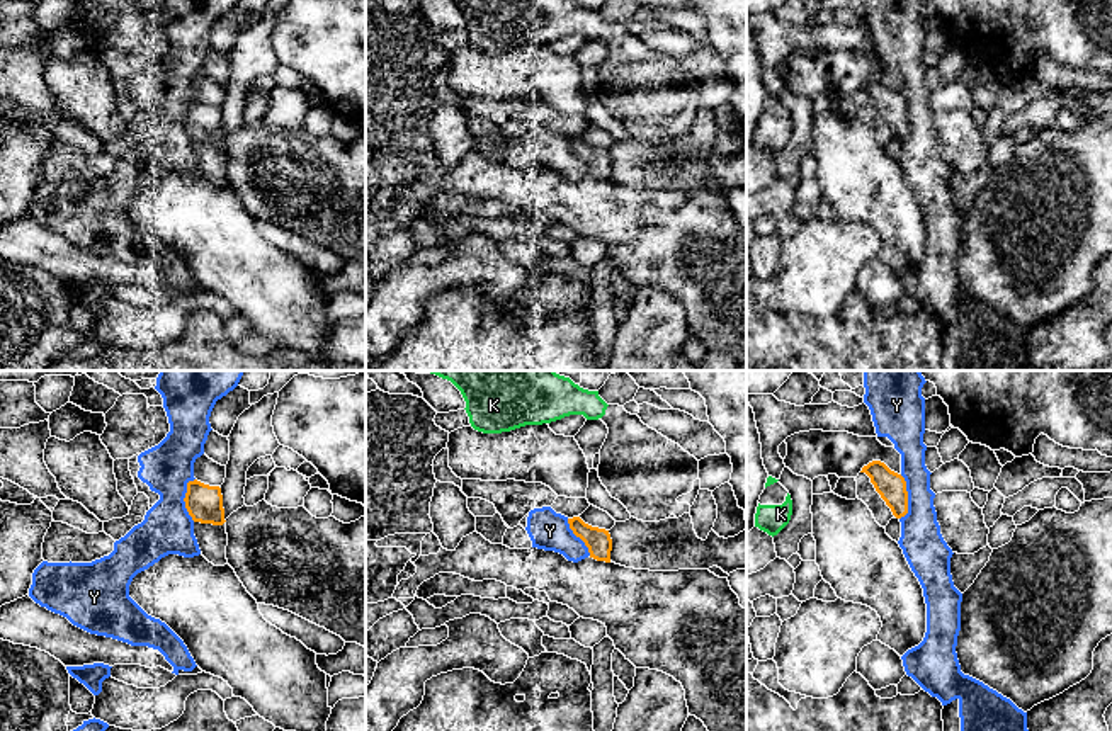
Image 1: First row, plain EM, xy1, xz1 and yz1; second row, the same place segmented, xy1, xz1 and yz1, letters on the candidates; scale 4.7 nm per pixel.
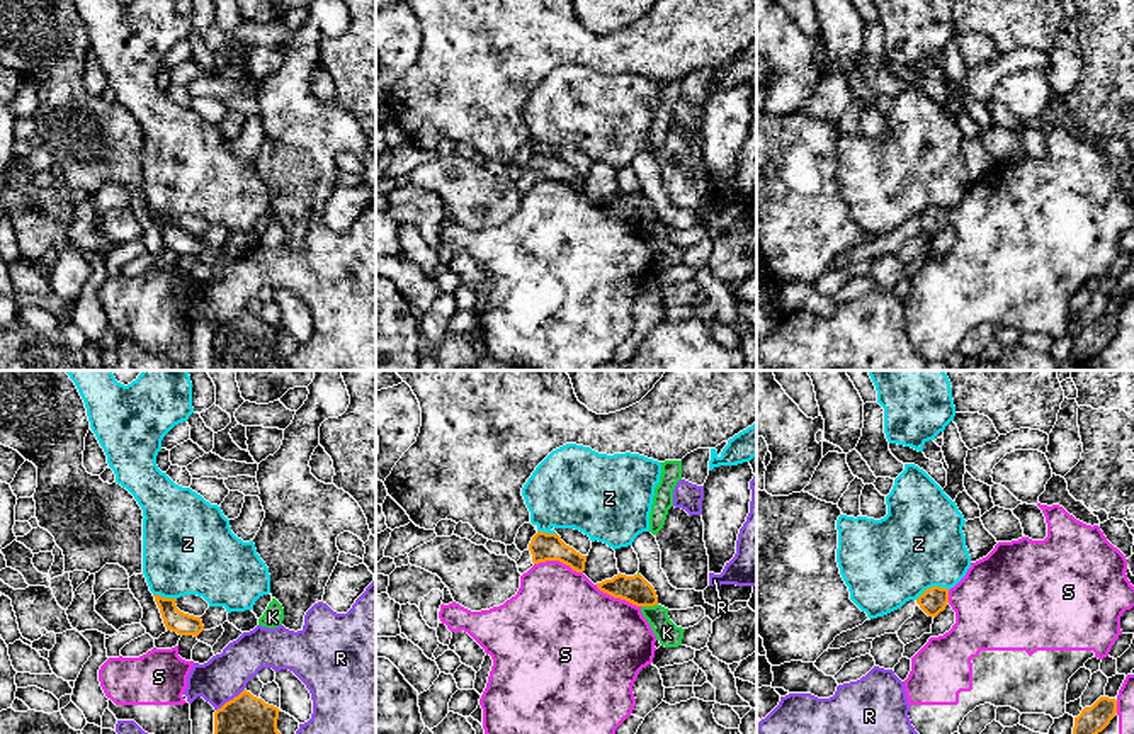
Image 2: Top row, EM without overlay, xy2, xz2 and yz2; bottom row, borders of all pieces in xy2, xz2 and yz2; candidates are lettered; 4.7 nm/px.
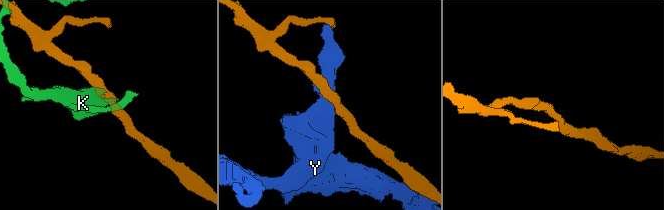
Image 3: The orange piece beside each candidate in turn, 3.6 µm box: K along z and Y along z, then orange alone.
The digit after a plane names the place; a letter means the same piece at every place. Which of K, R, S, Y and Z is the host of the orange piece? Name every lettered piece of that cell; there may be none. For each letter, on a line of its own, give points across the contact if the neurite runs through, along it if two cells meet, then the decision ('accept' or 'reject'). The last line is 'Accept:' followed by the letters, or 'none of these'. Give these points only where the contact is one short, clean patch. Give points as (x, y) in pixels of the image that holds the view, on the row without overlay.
K: reject
R: reject
S: reject
Y: reject
Z: reject
Accept: none of these

